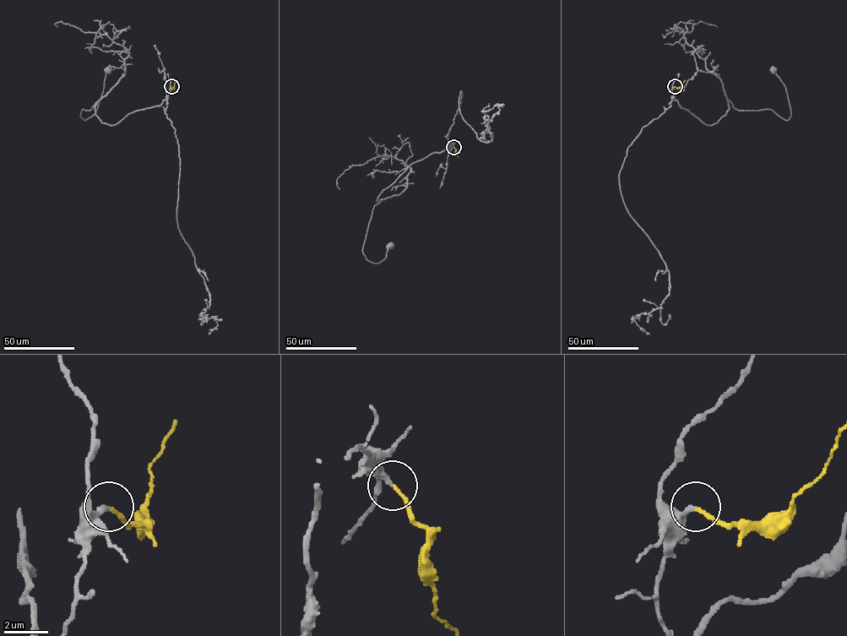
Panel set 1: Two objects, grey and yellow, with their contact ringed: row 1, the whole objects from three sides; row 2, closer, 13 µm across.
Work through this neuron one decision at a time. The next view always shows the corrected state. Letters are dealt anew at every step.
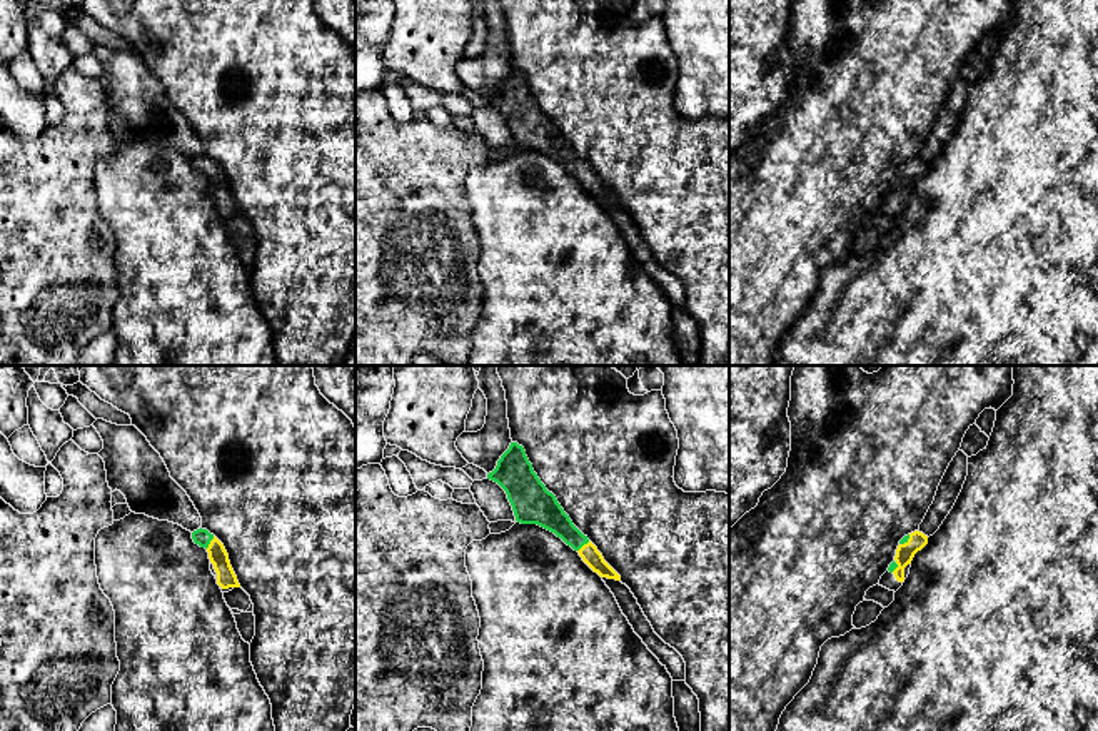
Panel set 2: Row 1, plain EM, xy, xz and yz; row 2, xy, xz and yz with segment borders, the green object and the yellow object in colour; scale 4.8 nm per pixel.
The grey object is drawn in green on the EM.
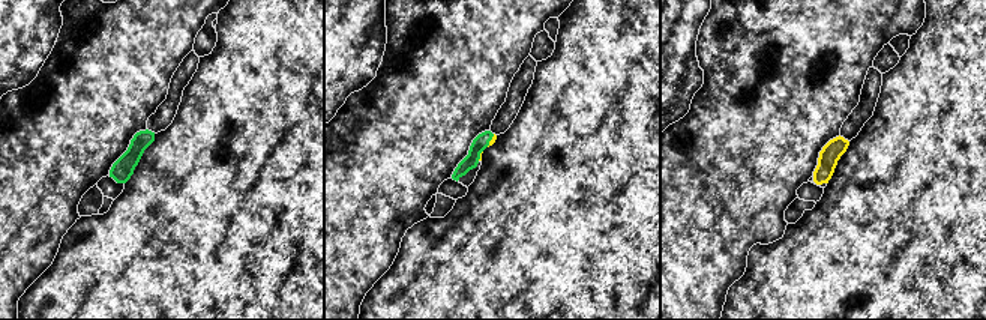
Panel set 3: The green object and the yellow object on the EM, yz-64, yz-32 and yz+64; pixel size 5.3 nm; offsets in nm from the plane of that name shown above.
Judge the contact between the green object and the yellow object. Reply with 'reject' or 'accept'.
accept

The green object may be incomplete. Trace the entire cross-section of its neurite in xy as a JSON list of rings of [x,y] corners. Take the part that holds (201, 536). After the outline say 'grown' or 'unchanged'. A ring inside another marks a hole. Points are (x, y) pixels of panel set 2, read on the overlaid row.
[[[202,527],[192,532],[192,539],[200,547],[207,549],[209,559],[217,572],[217,584],[222,589],[240,587],[224,544],[214,534]]]; grown

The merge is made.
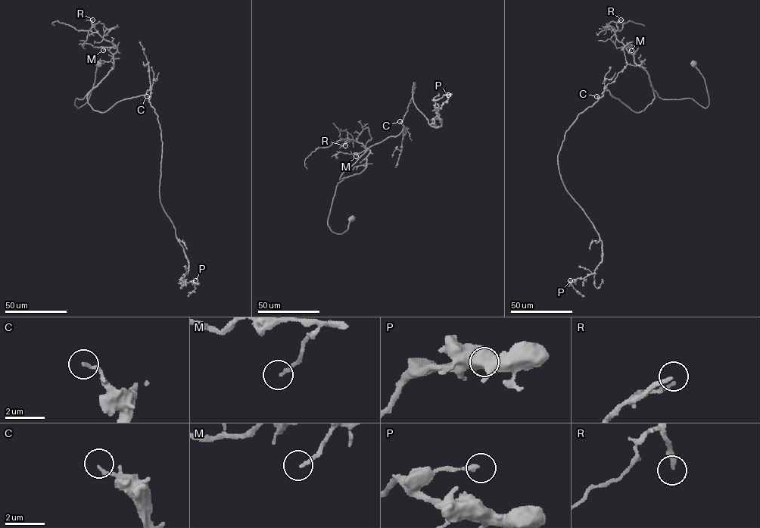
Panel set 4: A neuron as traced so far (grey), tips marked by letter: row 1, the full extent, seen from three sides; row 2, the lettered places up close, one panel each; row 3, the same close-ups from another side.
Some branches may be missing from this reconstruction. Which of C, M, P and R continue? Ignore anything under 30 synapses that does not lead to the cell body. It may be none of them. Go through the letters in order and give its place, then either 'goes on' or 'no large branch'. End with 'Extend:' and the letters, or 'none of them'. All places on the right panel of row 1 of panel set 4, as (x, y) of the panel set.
C: at (596, 96); no large branch
M: at (631, 50); no large branch
P: at (570, 280); no large branch
R: at (621, 20); no large branch
Extend: none of them

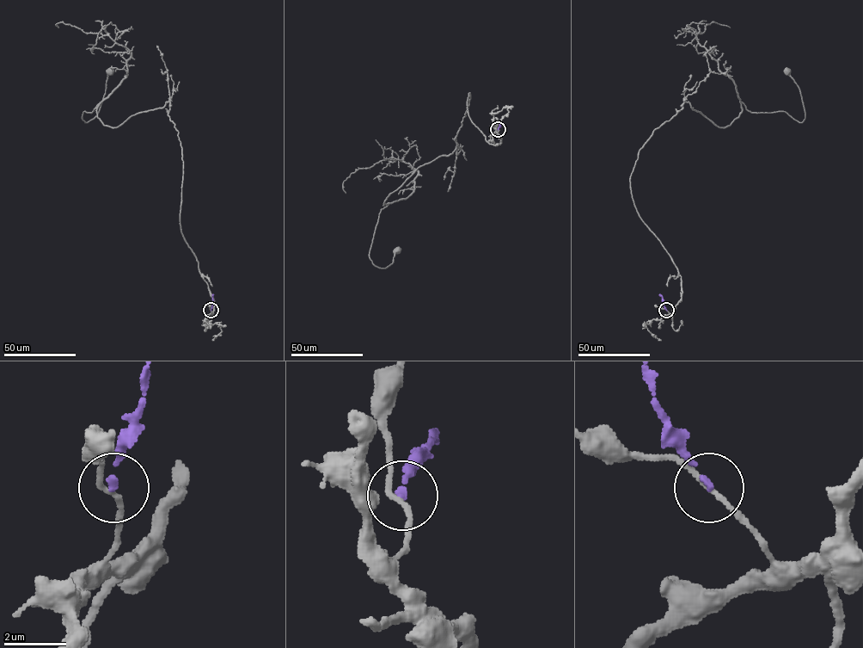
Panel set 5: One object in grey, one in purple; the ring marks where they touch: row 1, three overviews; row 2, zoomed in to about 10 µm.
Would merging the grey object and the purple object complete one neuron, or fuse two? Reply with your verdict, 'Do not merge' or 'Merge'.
Do not merge

